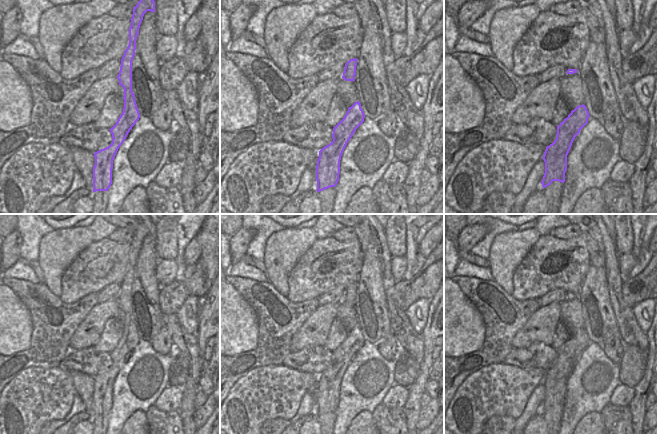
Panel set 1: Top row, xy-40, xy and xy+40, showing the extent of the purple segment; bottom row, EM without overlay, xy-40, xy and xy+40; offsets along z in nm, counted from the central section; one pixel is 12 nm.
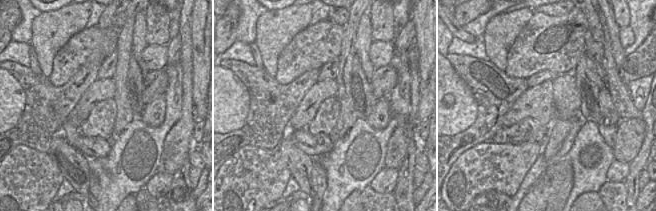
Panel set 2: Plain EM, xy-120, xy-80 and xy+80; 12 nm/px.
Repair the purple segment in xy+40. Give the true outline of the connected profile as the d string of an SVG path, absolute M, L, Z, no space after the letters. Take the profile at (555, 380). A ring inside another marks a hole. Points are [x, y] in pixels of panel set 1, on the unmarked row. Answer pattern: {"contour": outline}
{"contour": "M579 329L557 350L556 363L546 371L543 379L545 397L541 406L543 417L549 427L549 434L558 434L563 418L567 379L575 361L588 347L586 330Z"}

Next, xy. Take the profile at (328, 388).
{"contour": "M357 325L348 332L344 342L333 352L333 365L319 375L316 390L316 418L320 422L321 434L333 433L341 380L356 353L364 346L364 342L361 328Z"}

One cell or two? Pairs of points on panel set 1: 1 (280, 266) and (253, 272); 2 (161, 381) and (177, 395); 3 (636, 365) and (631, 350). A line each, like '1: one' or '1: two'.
1: two
2: two
3: one

